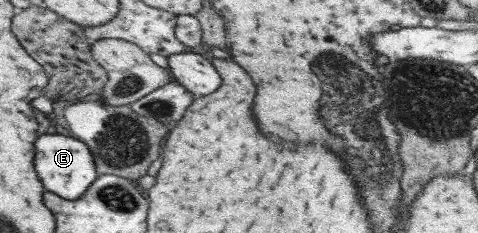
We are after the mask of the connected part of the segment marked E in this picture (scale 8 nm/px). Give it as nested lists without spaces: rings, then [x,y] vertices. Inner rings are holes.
[[[52,134],[52,136],[40,136],[36,142],[36,170],[40,172],[40,178],[44,180],[44,186],[50,192],[56,192],[58,196],[64,196],[66,200],[78,200],[86,194],[86,190],[98,180],[94,156],[88,150],[88,146],[76,138]]]

